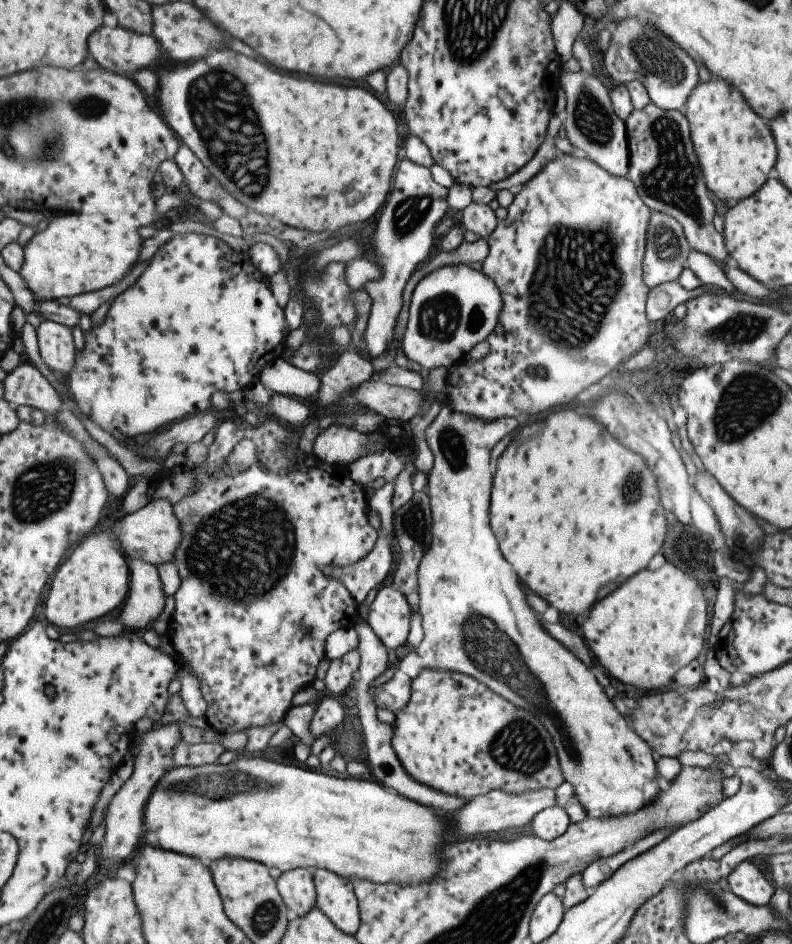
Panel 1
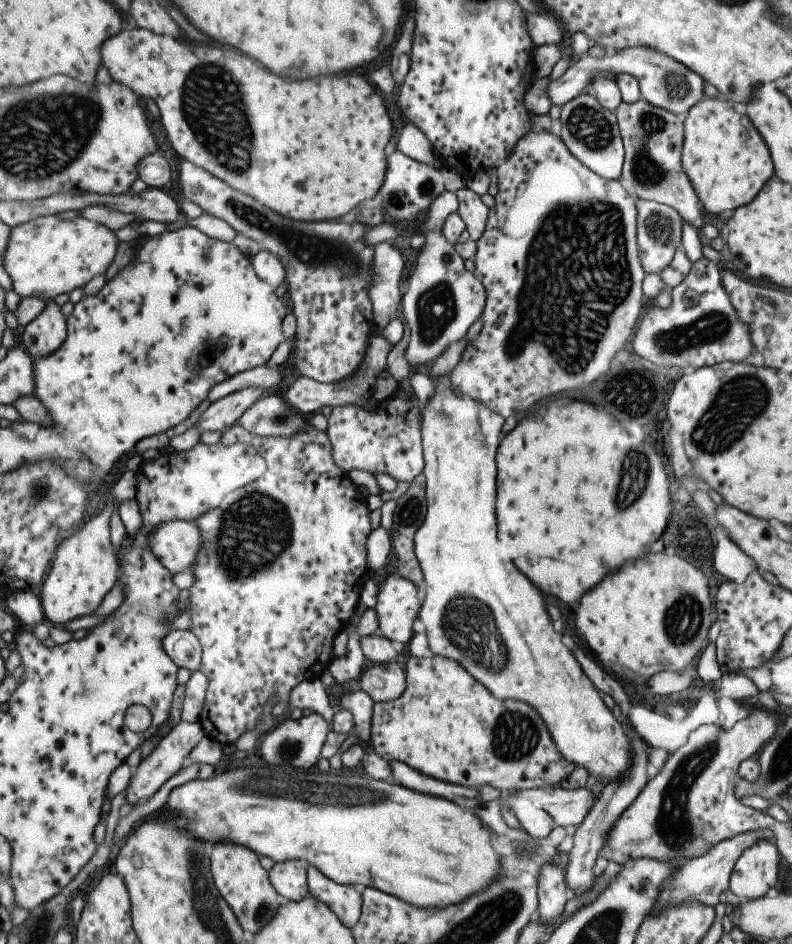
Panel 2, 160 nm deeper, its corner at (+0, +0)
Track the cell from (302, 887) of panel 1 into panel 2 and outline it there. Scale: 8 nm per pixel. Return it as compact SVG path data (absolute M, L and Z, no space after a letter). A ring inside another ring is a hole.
M288 860L274 863L266 873L269 882L283 900L296 901L308 892L306 883L306 860Z

